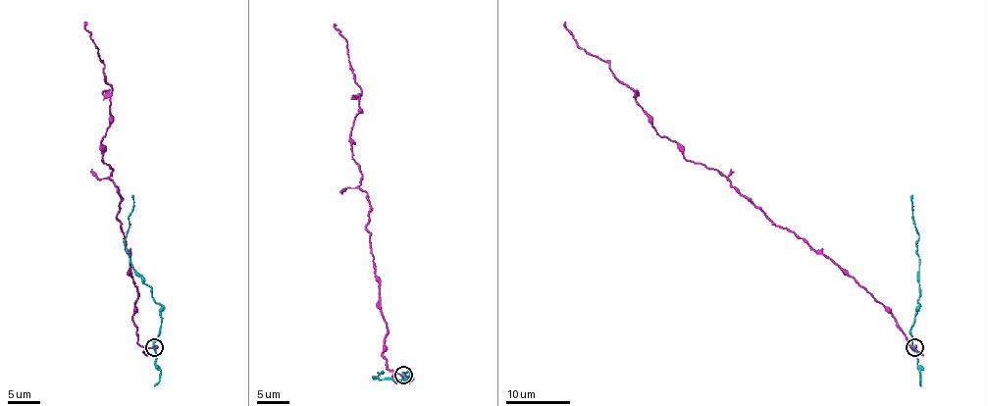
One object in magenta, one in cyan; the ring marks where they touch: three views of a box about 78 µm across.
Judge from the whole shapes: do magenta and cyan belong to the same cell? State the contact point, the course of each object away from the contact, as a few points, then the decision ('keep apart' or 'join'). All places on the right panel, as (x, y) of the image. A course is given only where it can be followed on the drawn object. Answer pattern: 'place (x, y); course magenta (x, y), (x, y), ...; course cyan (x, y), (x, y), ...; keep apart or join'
place (914, 347); course magenta (913, 347), (849, 276), (715, 170), (688, 161), (565, 21); course cyan (913, 347), (910, 332), (920, 288), (918, 233), (910, 195); keep apart

